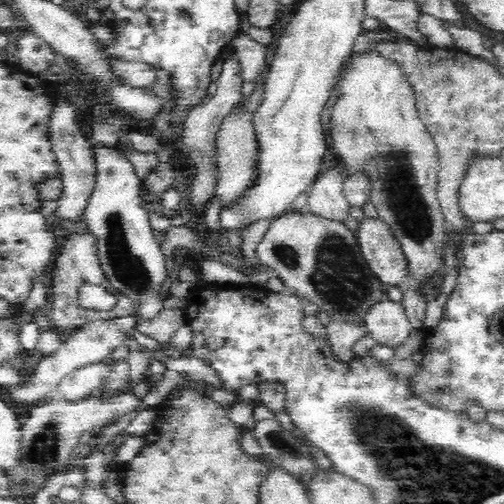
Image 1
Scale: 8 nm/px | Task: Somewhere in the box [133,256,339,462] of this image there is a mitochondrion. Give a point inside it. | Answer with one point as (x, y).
(293, 447)

